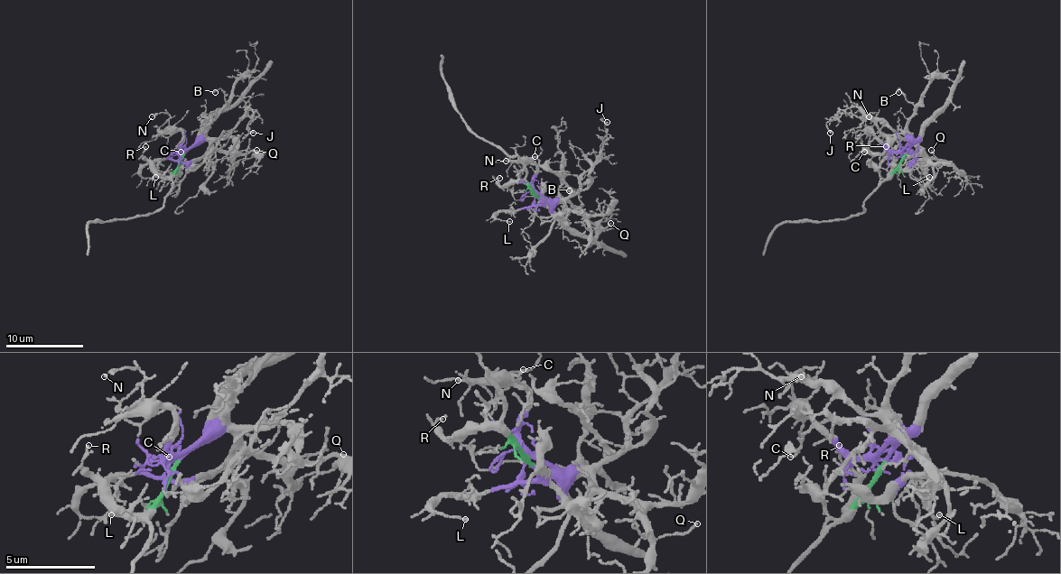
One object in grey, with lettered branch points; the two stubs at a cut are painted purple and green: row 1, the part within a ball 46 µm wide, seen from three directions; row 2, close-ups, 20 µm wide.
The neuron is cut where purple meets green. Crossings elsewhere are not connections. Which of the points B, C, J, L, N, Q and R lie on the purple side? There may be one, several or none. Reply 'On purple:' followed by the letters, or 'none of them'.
On purple: B, C, J, L, N, Q

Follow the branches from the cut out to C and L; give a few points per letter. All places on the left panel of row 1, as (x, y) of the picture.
C: (182, 153), (179, 150), (182, 140), (177, 146), (181, 152)
L: (182, 153), (179, 158), (150, 162), (140, 173), (144, 177), (155, 177)

